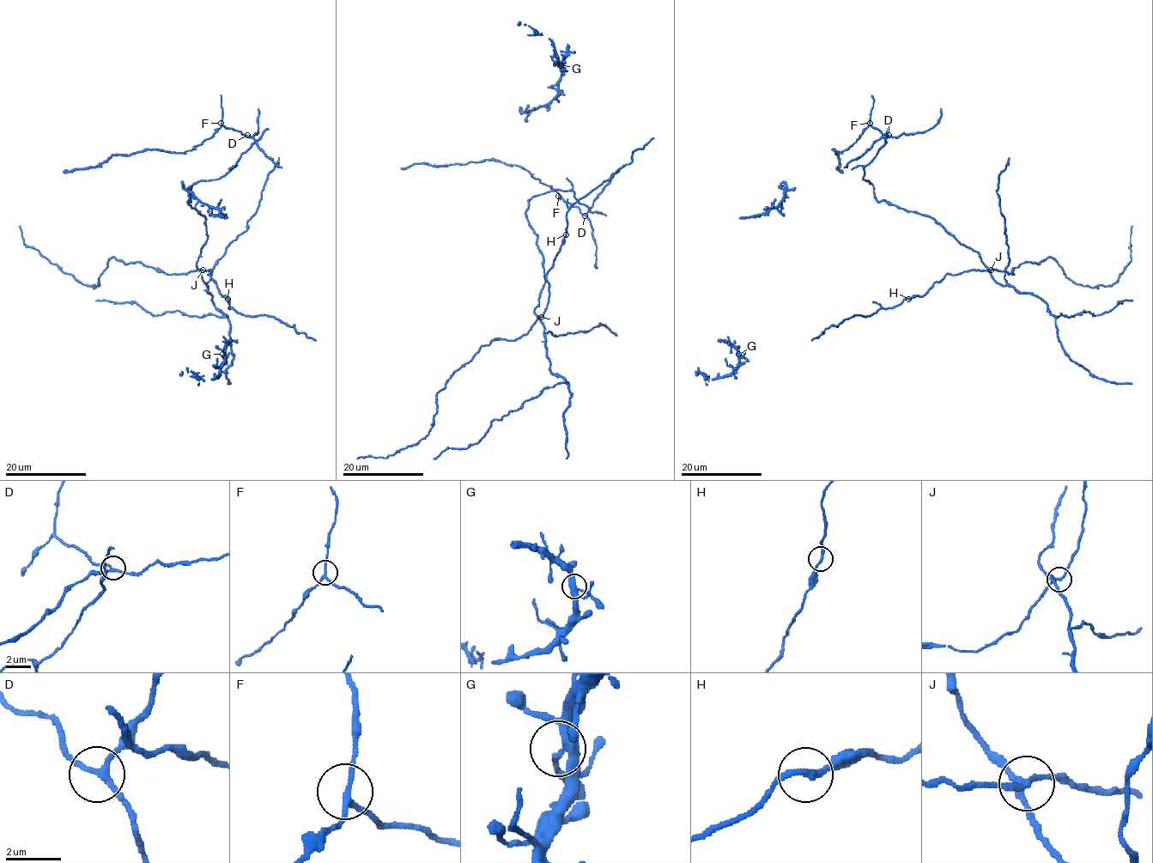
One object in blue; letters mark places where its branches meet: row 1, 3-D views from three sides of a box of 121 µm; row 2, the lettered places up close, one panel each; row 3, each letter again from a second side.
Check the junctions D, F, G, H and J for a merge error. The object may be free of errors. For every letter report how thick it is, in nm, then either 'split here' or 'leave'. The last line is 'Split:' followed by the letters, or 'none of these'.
D: 190 nm thick; leave
F: 180 nm thick; leave
G: 360 nm thick; leave
H: 220 nm thick; leave
J: 220 nm thick; split here
Split: J

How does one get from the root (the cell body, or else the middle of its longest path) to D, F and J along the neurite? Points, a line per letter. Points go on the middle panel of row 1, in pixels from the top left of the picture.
D: (543, 286), (543, 257), (525, 213), (528, 200), (555, 189), (572, 190), (592, 212), (591, 207), (585, 215)
F: (543, 286), (543, 257), (525, 213), (528, 200), (555, 189), (572, 190), (594, 211), (583, 215), (558, 196)
J: (543, 286), (539, 303), (534, 308), (534, 312), (540, 317)

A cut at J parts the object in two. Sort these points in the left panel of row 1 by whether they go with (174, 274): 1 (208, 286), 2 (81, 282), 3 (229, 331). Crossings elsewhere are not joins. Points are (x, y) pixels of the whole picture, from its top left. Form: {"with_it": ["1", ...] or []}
{"with_it": ["2"]}

